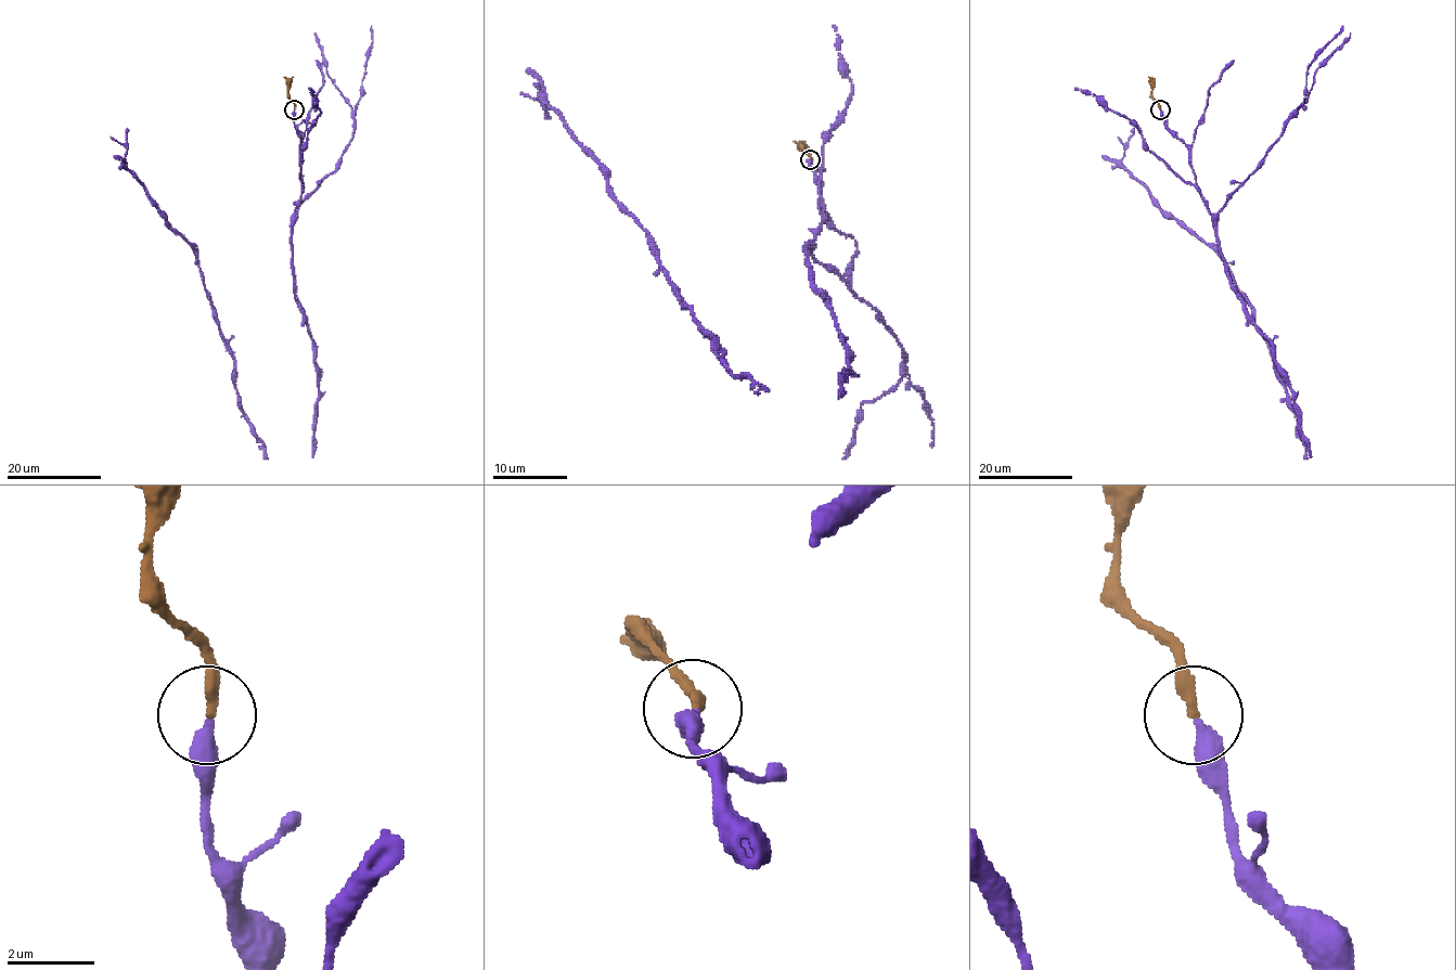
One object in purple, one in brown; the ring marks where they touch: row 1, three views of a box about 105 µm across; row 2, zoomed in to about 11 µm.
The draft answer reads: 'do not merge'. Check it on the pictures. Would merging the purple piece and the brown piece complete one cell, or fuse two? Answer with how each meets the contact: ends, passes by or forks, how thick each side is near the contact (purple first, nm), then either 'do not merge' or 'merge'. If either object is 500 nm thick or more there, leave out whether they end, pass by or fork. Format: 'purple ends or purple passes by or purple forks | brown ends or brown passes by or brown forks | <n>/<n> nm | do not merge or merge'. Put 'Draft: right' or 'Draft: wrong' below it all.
purple ends | brown ends | 400/280 nm | merge
Draft: wrong

